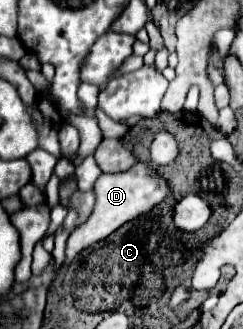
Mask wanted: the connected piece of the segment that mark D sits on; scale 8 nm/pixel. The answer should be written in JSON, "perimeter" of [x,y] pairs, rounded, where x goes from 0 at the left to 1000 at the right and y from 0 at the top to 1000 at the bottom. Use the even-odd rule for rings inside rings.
{"perimeter":[[[551,495],[527,520],[502,520],[502,526],[461,526],[461,532],[420,526],[387,556],[387,587],[395,587],[395,617],[370,660],[337,684],[321,684],[272,733],[267,772],[272,793],[284,799],[379,739],[436,726],[519,672],[543,672],[551,660],[609,647],[634,623],[650,623],[691,593],[691,562],[601,495]]]}

